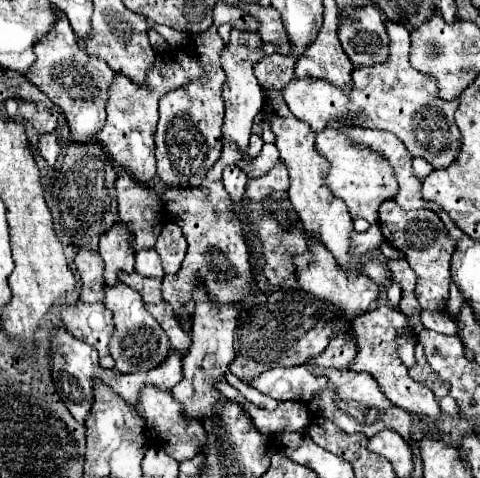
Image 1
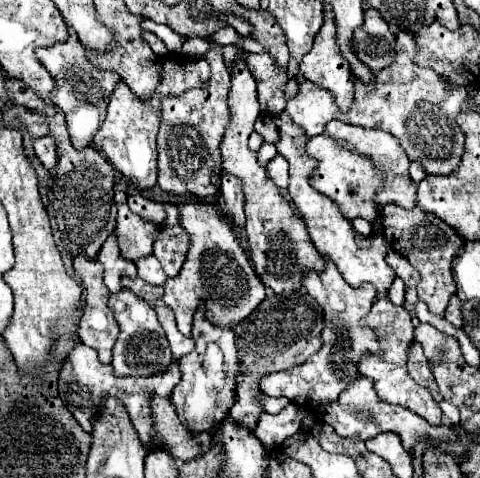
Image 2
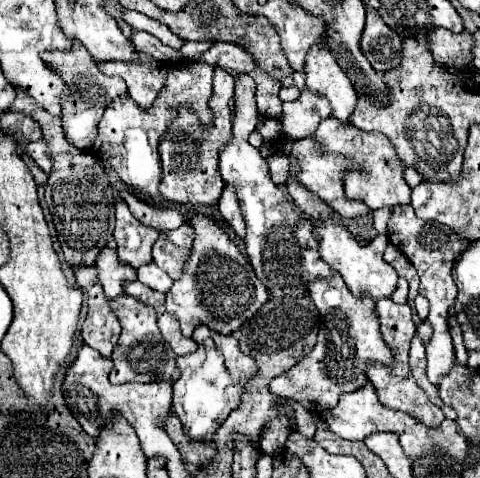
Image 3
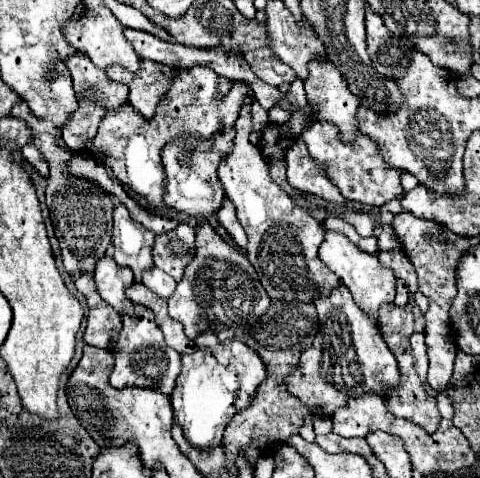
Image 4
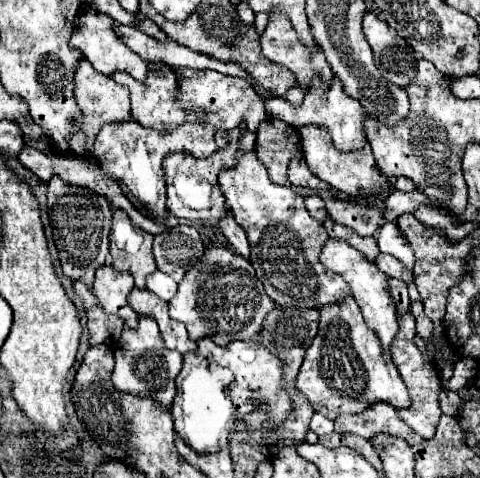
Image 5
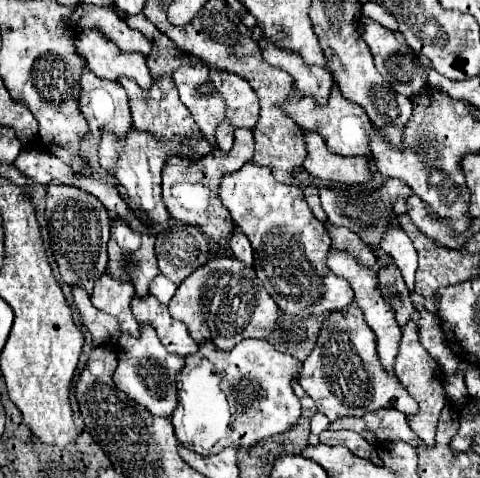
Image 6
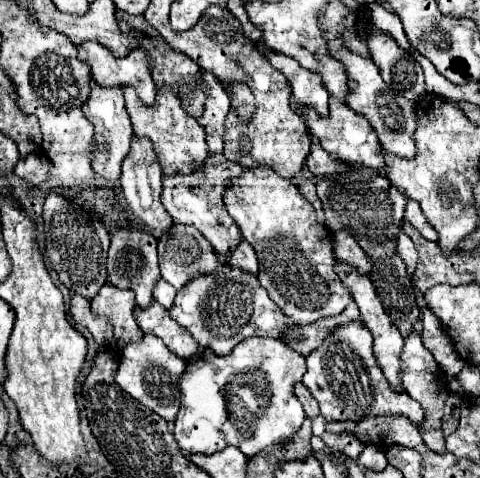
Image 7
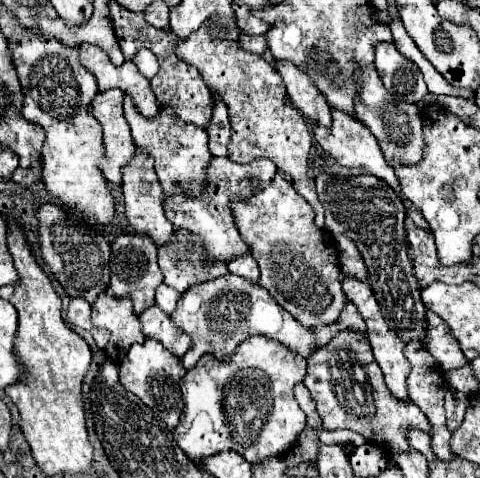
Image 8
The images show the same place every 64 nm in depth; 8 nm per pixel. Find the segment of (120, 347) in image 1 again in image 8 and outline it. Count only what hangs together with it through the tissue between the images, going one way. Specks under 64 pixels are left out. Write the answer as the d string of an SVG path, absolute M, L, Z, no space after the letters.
M146 338L144 344L132 344L126 358L120 364L120 384L136 394L148 408L152 408L170 430L178 426L182 414L182 394L180 394L180 380L184 378L186 370L182 368L180 360L172 356L158 340Z

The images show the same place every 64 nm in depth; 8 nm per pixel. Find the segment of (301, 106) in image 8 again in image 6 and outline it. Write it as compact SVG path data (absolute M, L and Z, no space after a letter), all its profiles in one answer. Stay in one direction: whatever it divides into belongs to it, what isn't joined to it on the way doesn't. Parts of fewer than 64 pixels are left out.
M264 38L260 40L260 50L268 64L282 68L294 78L294 88L302 98L310 96L320 106L328 104L328 94L332 90L332 76L328 76L324 68L306 66L300 60L300 56L296 56L294 52L284 52L282 48L274 48L274 44L268 44L268 40Z

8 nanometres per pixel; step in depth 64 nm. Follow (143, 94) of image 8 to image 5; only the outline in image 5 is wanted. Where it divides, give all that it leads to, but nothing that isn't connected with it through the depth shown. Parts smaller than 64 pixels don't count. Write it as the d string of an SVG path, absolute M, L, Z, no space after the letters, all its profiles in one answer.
M86 4L80 6L80 10L76 14L76 20L74 20L74 32L72 32L70 44L76 50L82 52L82 56L92 64L92 68L96 72L112 76L116 70L124 70L132 78L136 78L140 82L146 80L148 64L140 56L136 56L136 52L124 48L124 44L120 44L120 40L116 40L116 34L112 32L112 18L106 16L106 14L102 14L102 12L98 12L92 6L86 6Z

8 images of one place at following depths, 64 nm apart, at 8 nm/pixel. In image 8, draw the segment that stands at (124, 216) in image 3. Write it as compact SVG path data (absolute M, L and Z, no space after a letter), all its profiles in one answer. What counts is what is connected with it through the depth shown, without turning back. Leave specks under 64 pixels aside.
M130 234L118 236L112 244L108 292L114 294L116 298L130 298L134 304L134 314L140 316L146 308L156 304L154 294L160 284L162 284L162 272L158 268L156 246L152 244L152 240L144 236L130 236Z

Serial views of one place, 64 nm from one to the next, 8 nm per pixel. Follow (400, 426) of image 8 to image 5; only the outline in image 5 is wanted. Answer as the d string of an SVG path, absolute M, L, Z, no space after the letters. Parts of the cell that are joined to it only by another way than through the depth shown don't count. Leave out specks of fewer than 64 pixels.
M348 298L344 304L320 308L320 330L306 350L300 366L296 388L308 396L314 410L336 420L342 414L360 414L378 402L394 408L410 408L412 400L390 356L384 356L376 332L372 332L358 308Z

